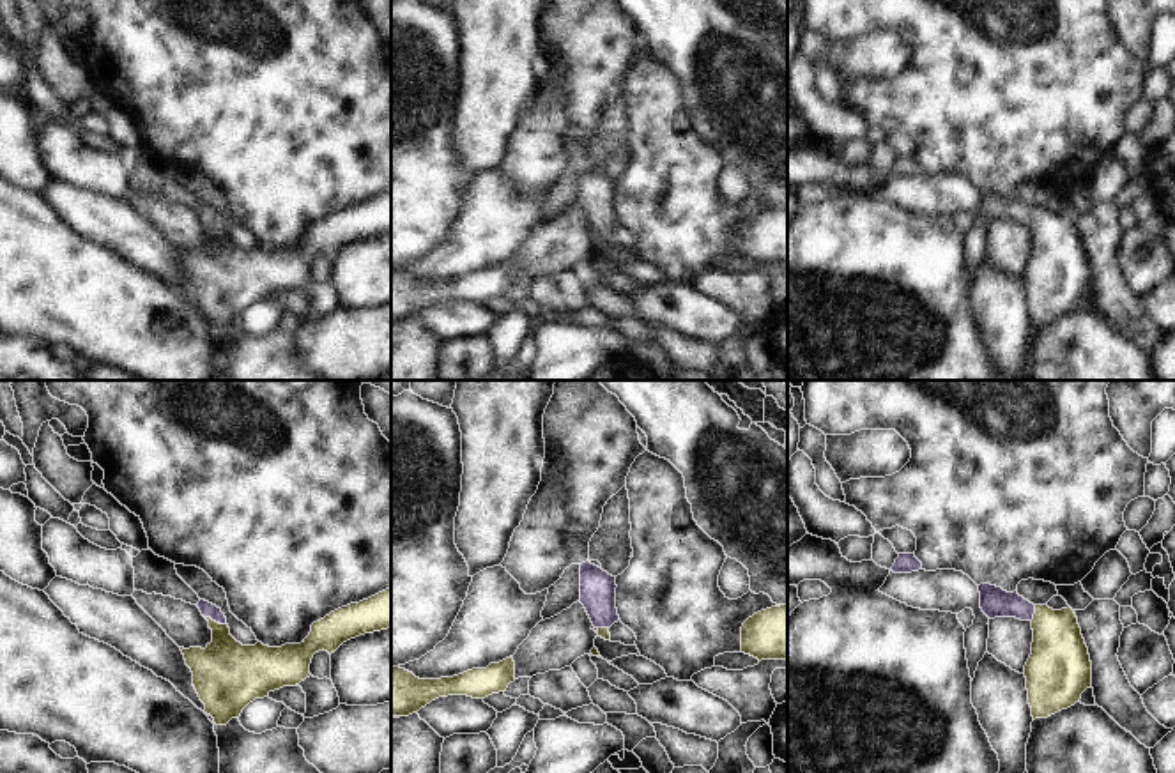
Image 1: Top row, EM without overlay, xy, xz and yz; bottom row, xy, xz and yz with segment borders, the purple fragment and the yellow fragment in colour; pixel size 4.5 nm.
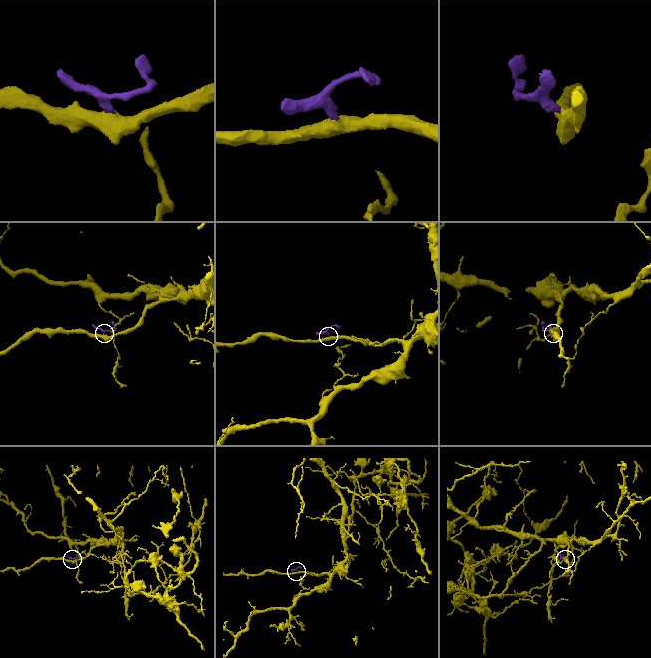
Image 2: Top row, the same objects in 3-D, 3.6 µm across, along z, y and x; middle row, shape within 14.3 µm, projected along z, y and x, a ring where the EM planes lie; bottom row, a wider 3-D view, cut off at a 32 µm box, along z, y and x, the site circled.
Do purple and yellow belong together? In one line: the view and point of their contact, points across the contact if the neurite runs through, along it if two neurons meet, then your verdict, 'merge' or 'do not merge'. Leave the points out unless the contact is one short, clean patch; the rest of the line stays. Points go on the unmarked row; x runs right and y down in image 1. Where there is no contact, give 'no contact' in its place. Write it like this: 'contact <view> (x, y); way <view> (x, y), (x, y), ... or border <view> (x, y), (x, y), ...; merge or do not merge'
contact xy (216, 225); way xy (207, 213), (216, 225), (223, 246), (227, 278); merge

